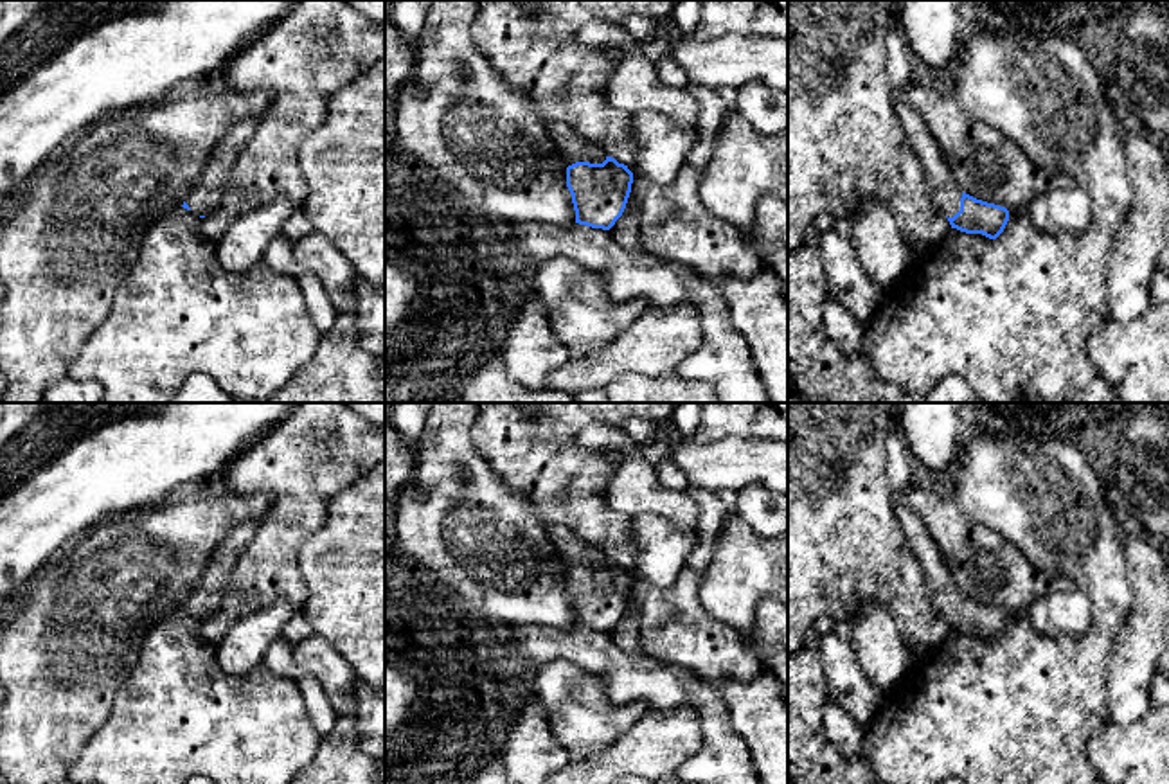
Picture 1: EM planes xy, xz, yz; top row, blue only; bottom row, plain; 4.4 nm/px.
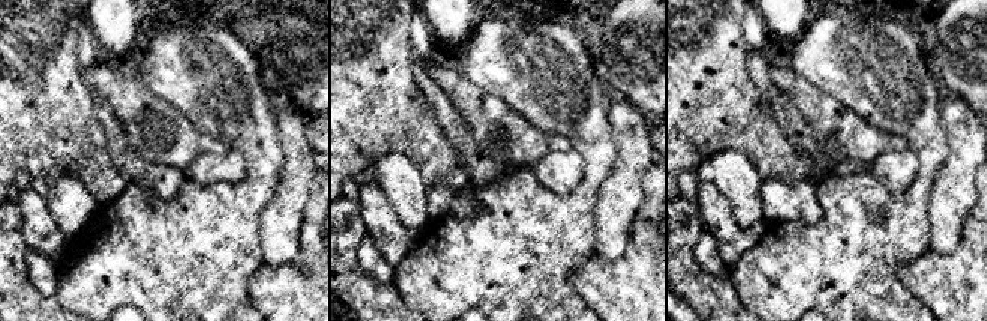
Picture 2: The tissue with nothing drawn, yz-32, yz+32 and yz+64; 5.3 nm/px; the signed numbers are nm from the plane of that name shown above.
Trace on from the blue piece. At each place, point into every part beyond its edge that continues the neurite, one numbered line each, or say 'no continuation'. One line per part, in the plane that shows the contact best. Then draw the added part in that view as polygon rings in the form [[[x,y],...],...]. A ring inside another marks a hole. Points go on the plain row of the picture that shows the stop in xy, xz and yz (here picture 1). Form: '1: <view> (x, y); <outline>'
1: yz (946, 596); [[[892,493],[892,509],[897,514],[908,545],[923,568],[937,611],[944,619],[953,620],[960,613],[962,593],[953,581],[942,552],[932,539],[924,523],[897,500],[897,493]]]

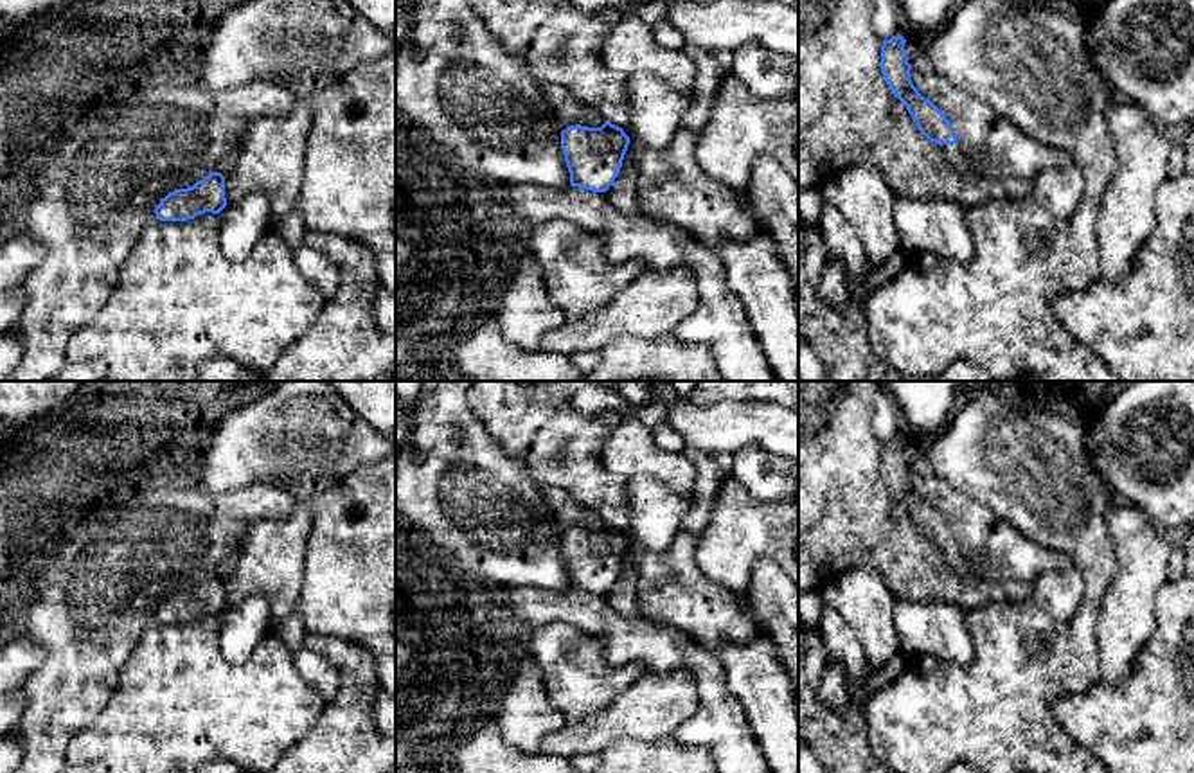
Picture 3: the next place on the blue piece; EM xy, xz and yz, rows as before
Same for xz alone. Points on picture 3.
no continuation

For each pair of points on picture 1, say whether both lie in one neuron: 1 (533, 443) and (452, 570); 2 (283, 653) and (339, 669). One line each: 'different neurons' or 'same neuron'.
1: different neurons
2: different neurons

